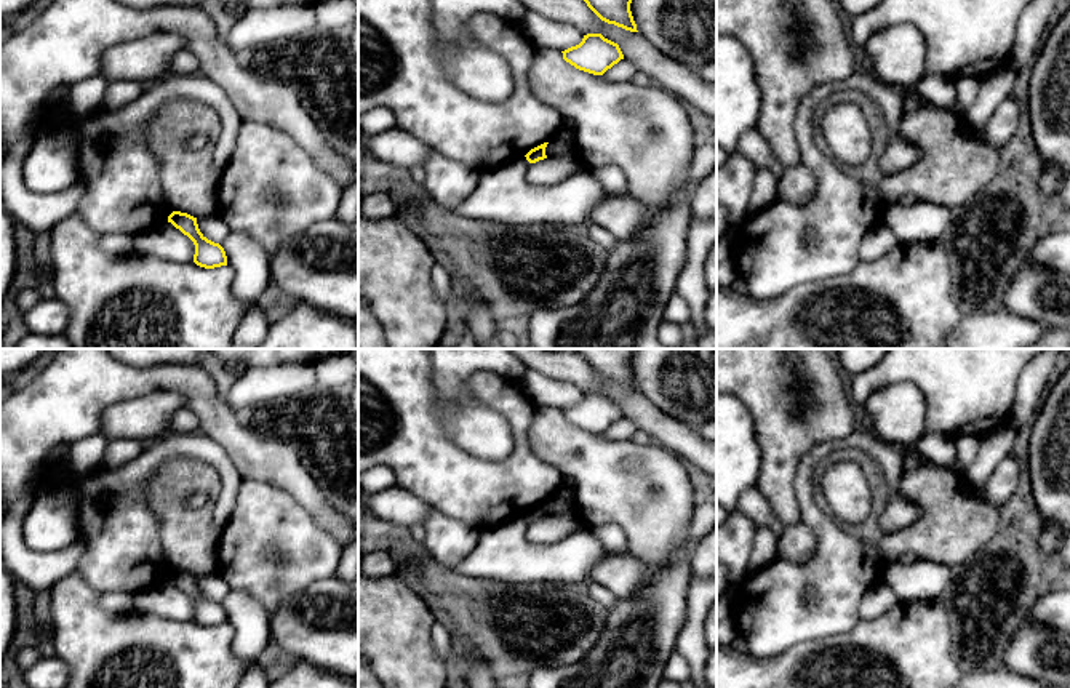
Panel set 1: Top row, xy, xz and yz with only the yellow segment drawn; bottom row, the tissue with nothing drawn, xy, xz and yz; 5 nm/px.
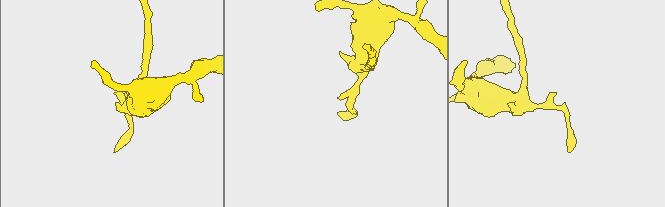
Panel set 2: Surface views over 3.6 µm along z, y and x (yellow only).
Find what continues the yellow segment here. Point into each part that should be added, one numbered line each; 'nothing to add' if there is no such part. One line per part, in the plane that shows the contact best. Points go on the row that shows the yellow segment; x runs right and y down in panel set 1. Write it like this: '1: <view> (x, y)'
nothing to add

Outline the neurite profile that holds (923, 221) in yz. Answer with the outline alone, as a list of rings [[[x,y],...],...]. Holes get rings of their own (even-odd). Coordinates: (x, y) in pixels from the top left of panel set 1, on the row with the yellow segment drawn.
[[[915,200],[910,206],[900,203],[884,206],[881,221],[900,245],[937,242],[952,222],[952,213],[939,203]]]

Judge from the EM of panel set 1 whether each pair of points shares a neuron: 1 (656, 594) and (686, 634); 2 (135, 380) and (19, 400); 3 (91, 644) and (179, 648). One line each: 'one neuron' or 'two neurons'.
1: two neurons
2: one neuron
3: one neuron

